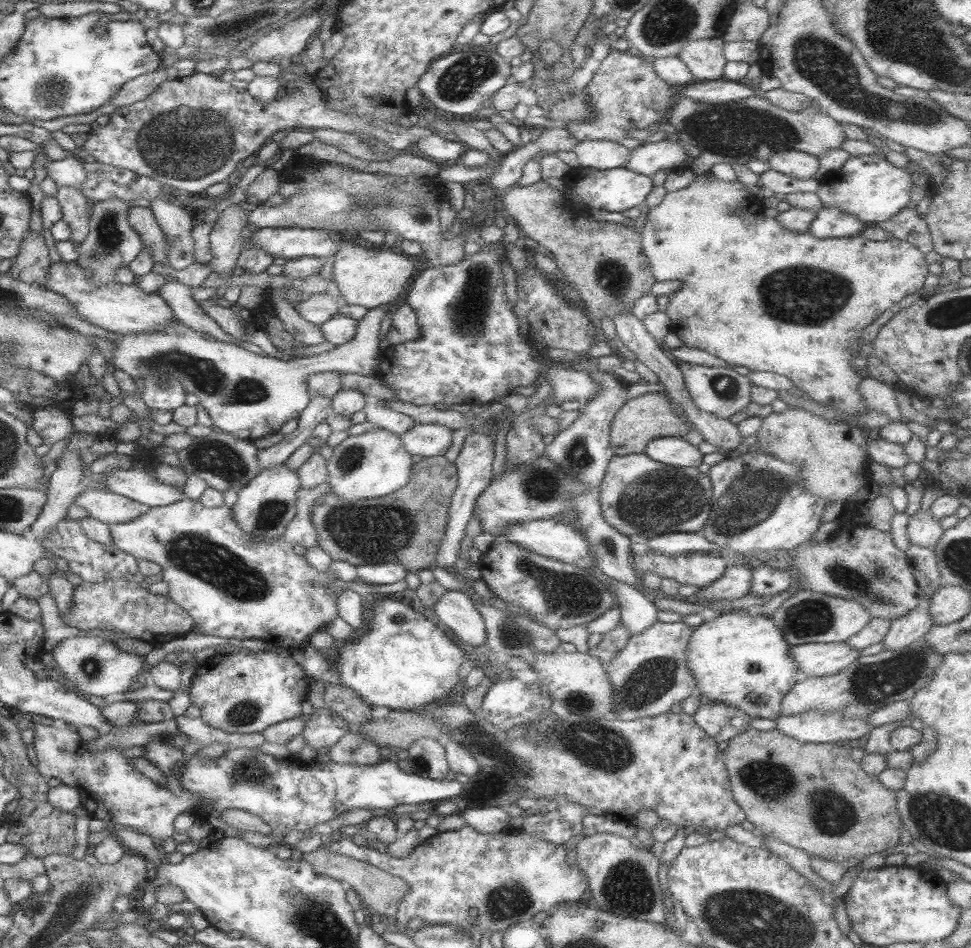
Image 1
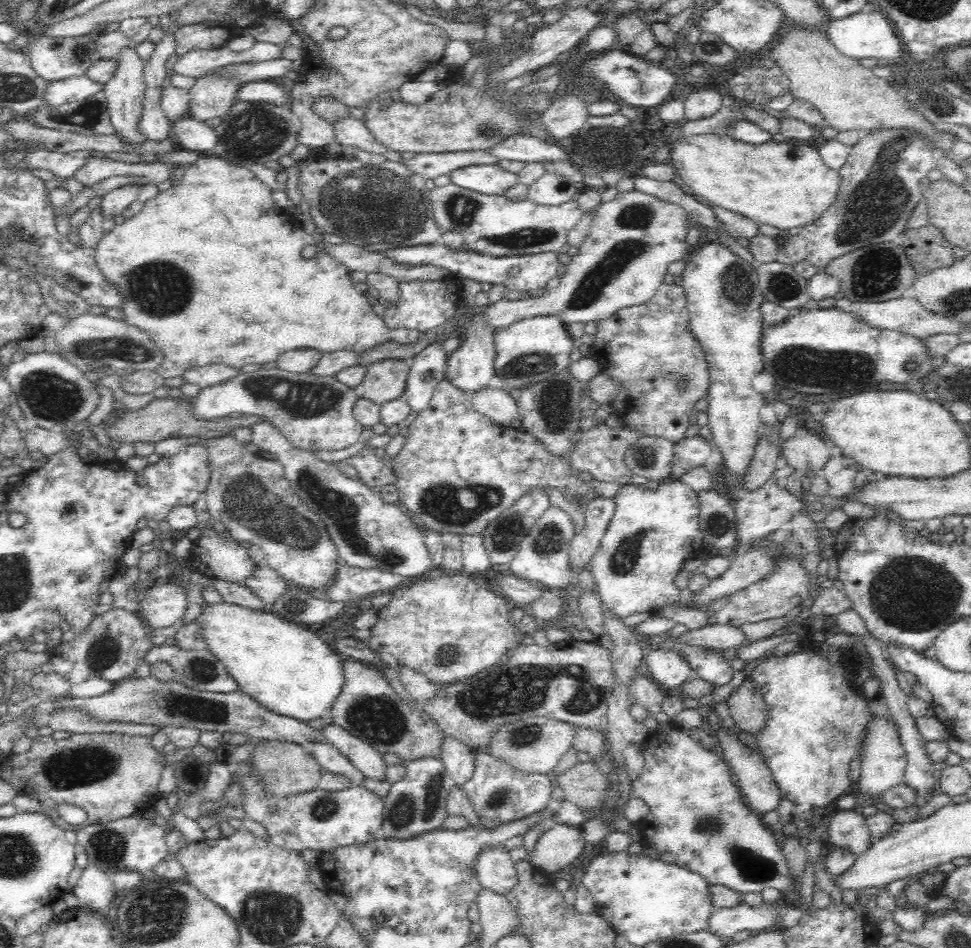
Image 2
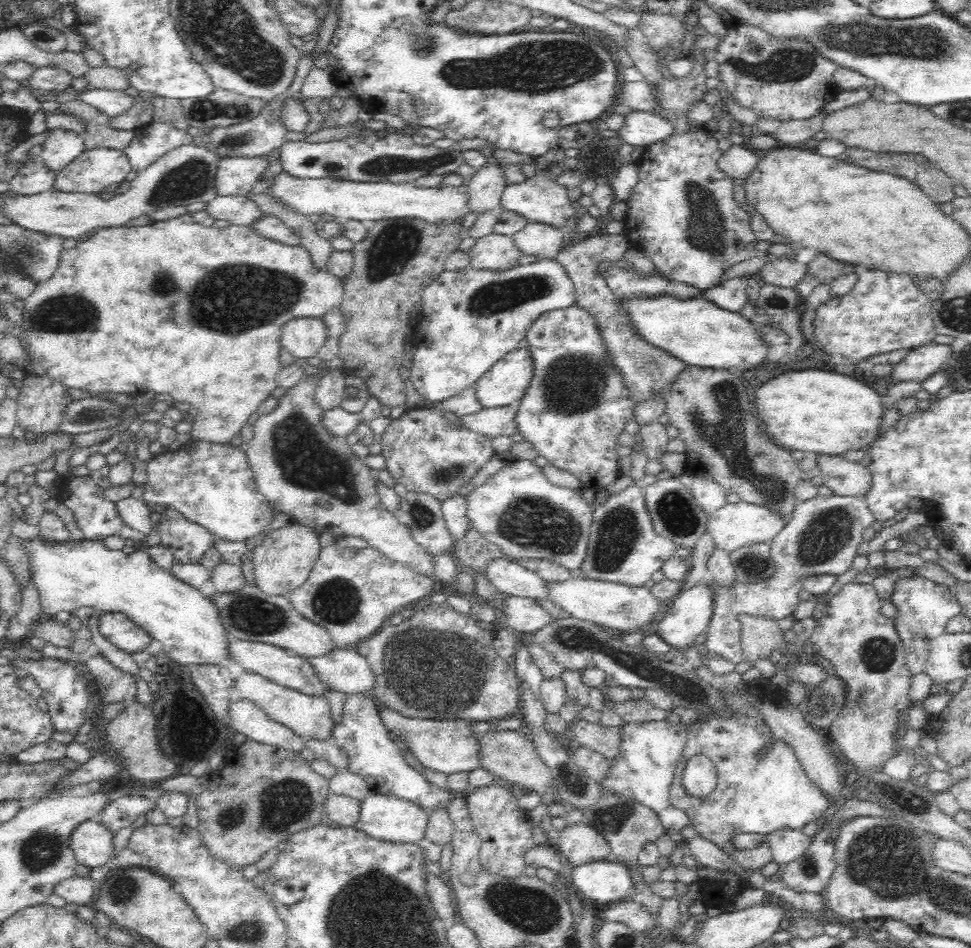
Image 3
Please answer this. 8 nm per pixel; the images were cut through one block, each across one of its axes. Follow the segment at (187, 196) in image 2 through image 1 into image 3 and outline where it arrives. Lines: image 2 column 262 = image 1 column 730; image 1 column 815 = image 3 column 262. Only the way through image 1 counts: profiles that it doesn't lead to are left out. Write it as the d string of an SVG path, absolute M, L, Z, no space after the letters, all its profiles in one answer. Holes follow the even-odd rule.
M182 214L178 218L162 220L152 226L122 226L122 228L104 228L98 234L94 234L86 242L78 242L72 250L62 250L60 262L56 272L40 282L32 296L24 300L22 310L22 330L24 330L24 346L28 350L28 358L36 364L40 364L46 370L46 376L52 380L62 382L64 386L72 390L84 390L90 394L116 394L120 400L134 400L138 394L144 392L156 392L156 394L170 394L174 404L186 402L194 406L198 412L190 420L192 432L188 434L190 440L206 440L210 444L230 444L240 440L240 430L252 422L258 414L260 404L264 404L268 398L272 398L274 390L278 388L278 374L282 370L280 364L280 328L294 318L324 318L334 308L340 308L344 302L344 280L338 276L328 274L326 270L320 270L314 266L310 252L304 246L290 246L274 240L266 240L256 234L250 226L228 226L228 228L206 228L200 226L192 214ZM126 334L136 340L144 338L144 344L128 344Z

